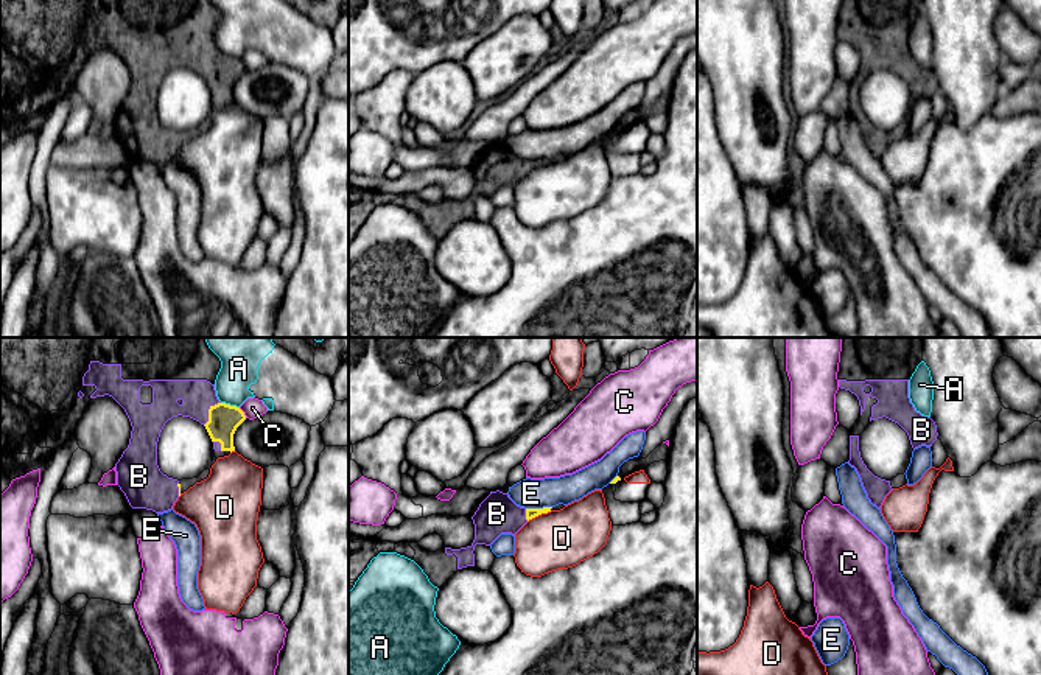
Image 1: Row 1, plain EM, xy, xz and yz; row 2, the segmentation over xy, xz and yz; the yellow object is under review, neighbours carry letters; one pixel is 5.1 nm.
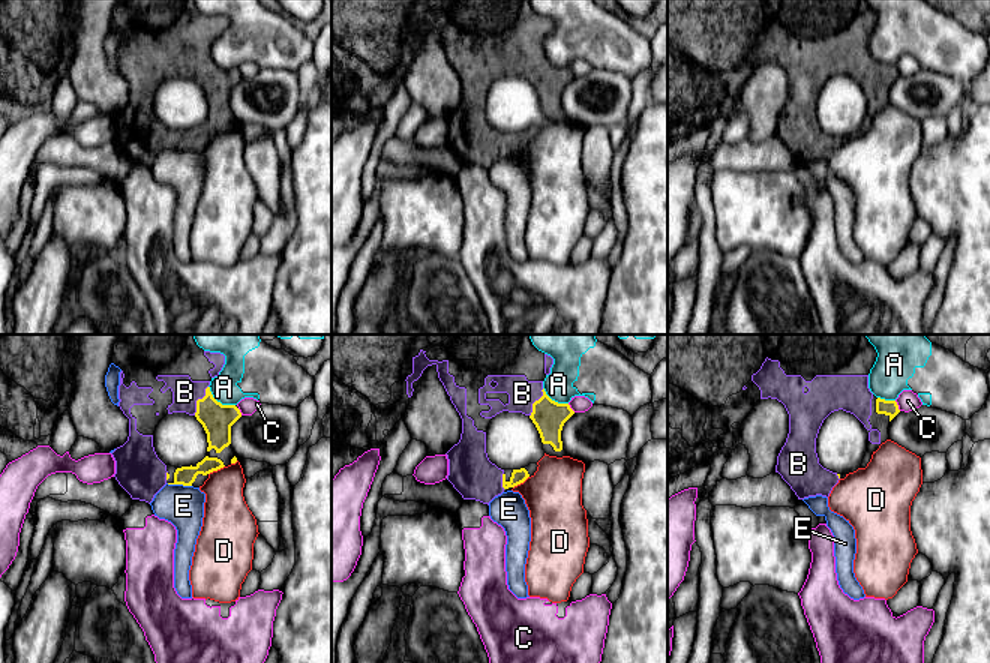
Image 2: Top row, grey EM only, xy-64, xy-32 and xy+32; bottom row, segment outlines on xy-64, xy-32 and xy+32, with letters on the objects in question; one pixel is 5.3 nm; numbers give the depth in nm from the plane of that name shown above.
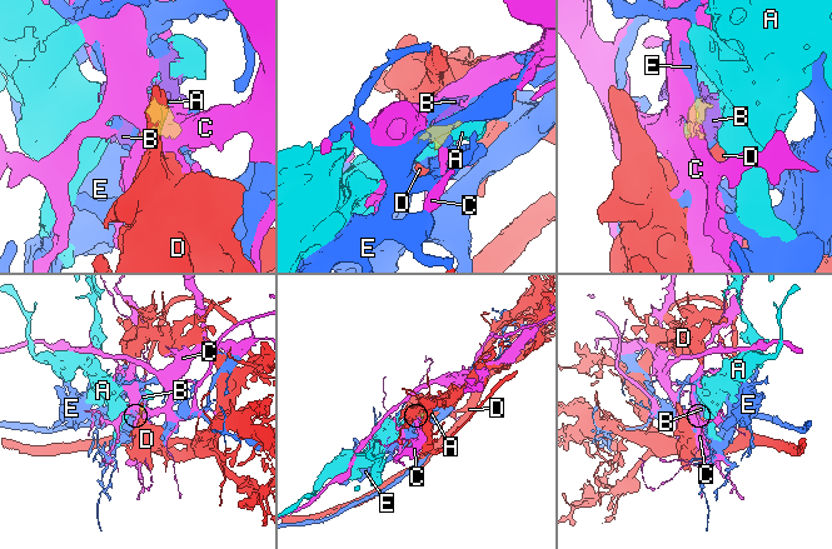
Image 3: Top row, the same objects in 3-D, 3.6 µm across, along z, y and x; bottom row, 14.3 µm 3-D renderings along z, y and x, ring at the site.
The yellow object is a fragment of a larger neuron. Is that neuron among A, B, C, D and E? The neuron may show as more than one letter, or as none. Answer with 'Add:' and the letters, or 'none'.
Add: B

